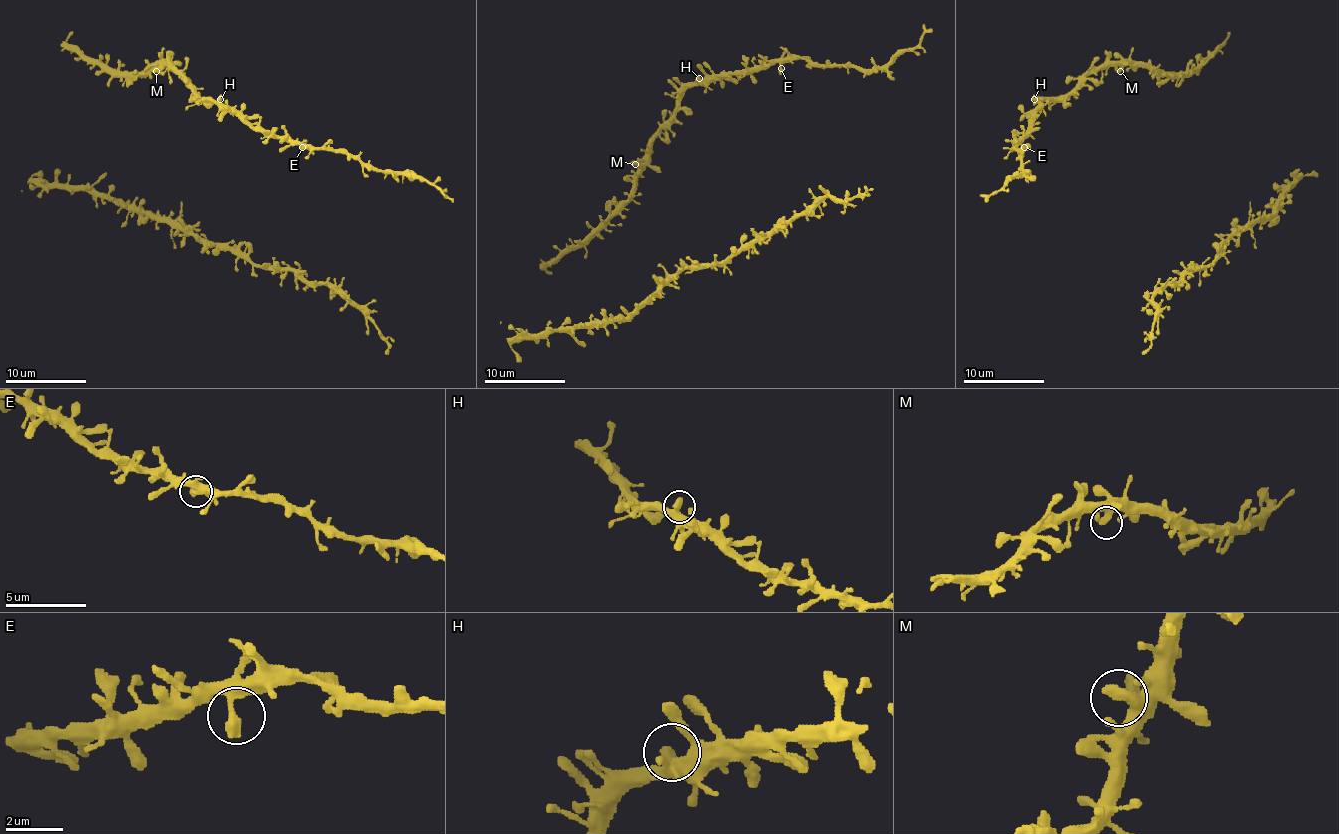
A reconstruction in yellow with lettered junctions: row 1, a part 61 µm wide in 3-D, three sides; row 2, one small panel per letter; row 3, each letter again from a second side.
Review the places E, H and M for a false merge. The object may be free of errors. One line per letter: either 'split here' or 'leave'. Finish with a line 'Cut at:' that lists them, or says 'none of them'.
E: leave
H: leave
M: leave
Cut at: none of them

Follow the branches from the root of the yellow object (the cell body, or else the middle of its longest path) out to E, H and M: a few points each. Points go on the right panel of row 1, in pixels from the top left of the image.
E: (1199, 75), (1126, 65), (1094, 67), (1070, 91), (1038, 105), (1030, 130), (1018, 142), (1024, 148)
H: (1199, 75), (1197, 71), (1159, 73), (1146, 67), (1106, 65), (1094, 67), (1064, 95), (1034, 99)
M: (1199, 75), (1197, 71), (1159, 73), (1146, 67), (1126, 65), (1120, 71)

